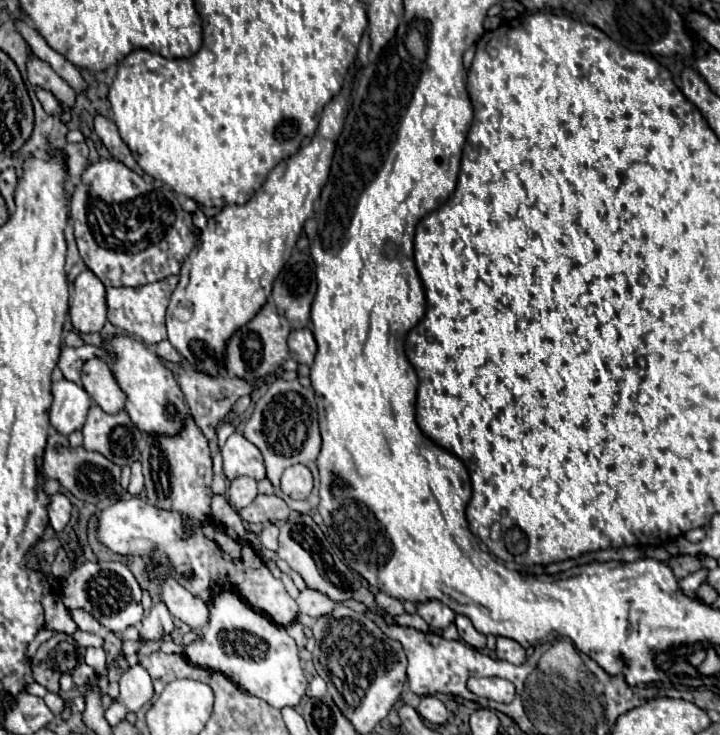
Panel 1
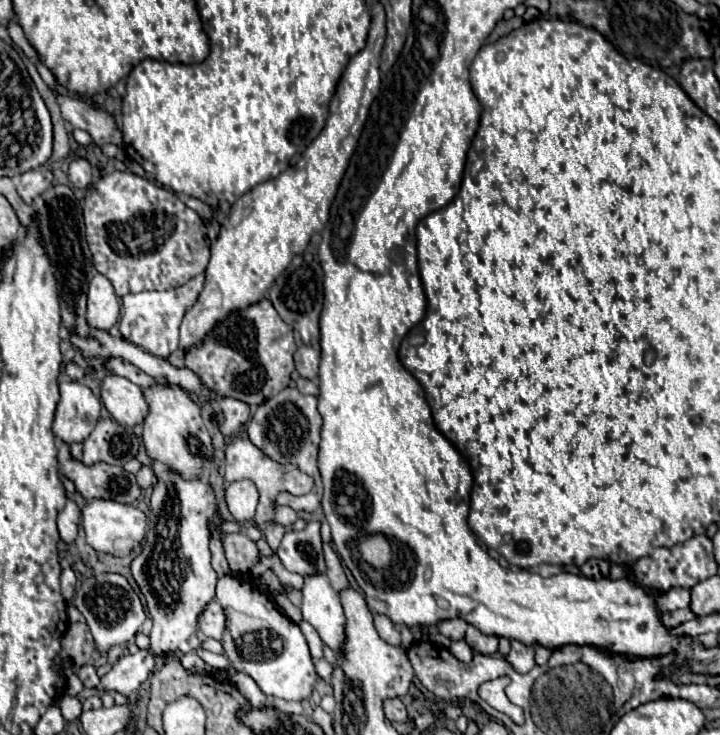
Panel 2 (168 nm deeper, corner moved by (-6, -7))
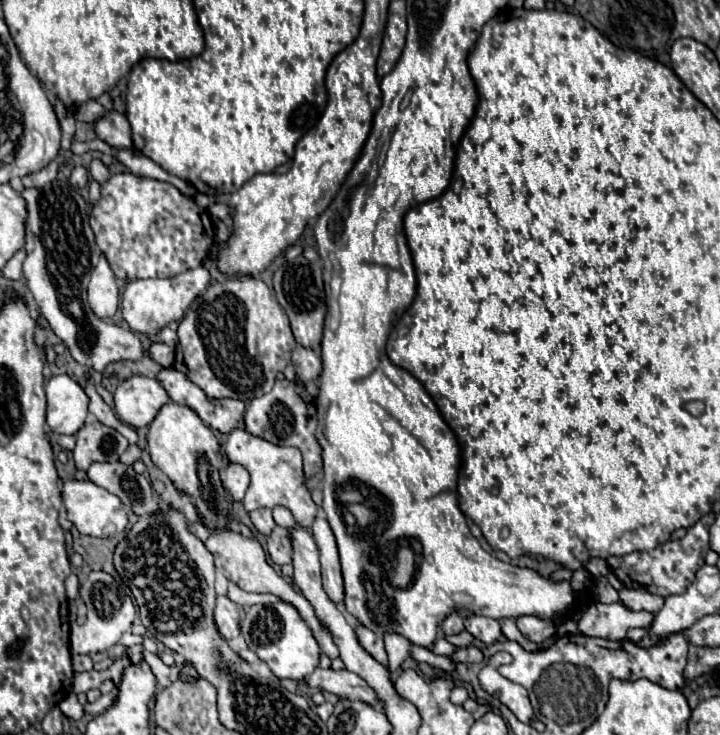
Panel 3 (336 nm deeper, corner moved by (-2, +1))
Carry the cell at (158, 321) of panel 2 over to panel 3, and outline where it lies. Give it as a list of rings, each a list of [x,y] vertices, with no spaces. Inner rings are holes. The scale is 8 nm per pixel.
[[[203,266],[187,270],[173,278],[131,280],[127,282],[123,292],[123,318],[127,320],[131,330],[147,336],[155,336],[165,324],[181,320],[181,316],[189,310],[189,304],[195,300],[195,296],[199,296],[207,288],[209,280],[211,280],[209,270]]]

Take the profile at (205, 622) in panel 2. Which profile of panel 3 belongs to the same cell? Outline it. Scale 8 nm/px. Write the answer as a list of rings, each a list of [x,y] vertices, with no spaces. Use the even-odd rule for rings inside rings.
[[[217,596],[217,608],[215,608],[215,620],[219,632],[229,640],[241,636],[241,614],[237,606],[227,596]]]

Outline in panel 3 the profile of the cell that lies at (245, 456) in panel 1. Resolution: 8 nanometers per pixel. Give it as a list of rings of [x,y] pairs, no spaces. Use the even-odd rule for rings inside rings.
[[[235,428],[225,444],[225,454],[229,462],[237,462],[245,466],[251,474],[251,484],[247,488],[247,494],[243,498],[243,506],[247,512],[253,512],[255,508],[273,508],[273,506],[285,506],[293,512],[295,520],[303,528],[311,528],[319,508],[311,500],[311,492],[305,486],[305,474],[303,474],[303,460],[301,452],[293,446],[277,446],[271,444],[259,436],[249,434],[247,430]]]

